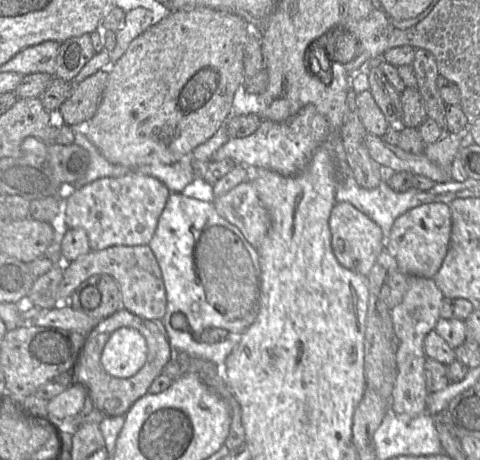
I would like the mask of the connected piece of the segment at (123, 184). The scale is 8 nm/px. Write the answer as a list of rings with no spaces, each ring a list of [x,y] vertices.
[[[130,172],[120,177],[99,178],[67,191],[63,204],[65,221],[69,229],[83,228],[87,232],[93,251],[118,245],[147,245],[156,231],[170,194],[164,183],[142,173]]]

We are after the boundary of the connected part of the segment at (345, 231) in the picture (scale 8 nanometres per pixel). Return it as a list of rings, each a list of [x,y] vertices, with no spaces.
[[[336,202],[329,218],[331,247],[338,262],[345,268],[362,275],[368,275],[378,257],[385,248],[381,228],[366,214],[349,202]]]

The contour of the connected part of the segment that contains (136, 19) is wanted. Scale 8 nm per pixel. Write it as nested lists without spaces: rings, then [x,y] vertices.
[[[138,7],[126,12],[124,24],[116,31],[117,44],[109,53],[111,64],[116,63],[130,43],[153,25],[152,11]]]

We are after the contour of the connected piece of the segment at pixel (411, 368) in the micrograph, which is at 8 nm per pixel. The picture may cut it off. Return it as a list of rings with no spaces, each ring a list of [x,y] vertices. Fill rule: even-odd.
[[[408,276],[408,289],[402,301],[391,309],[391,318],[395,334],[398,338],[396,362],[398,374],[392,393],[391,411],[398,415],[417,416],[428,410],[428,391],[425,378],[424,351],[426,335],[435,330],[440,319],[440,308],[444,295],[432,278]]]

